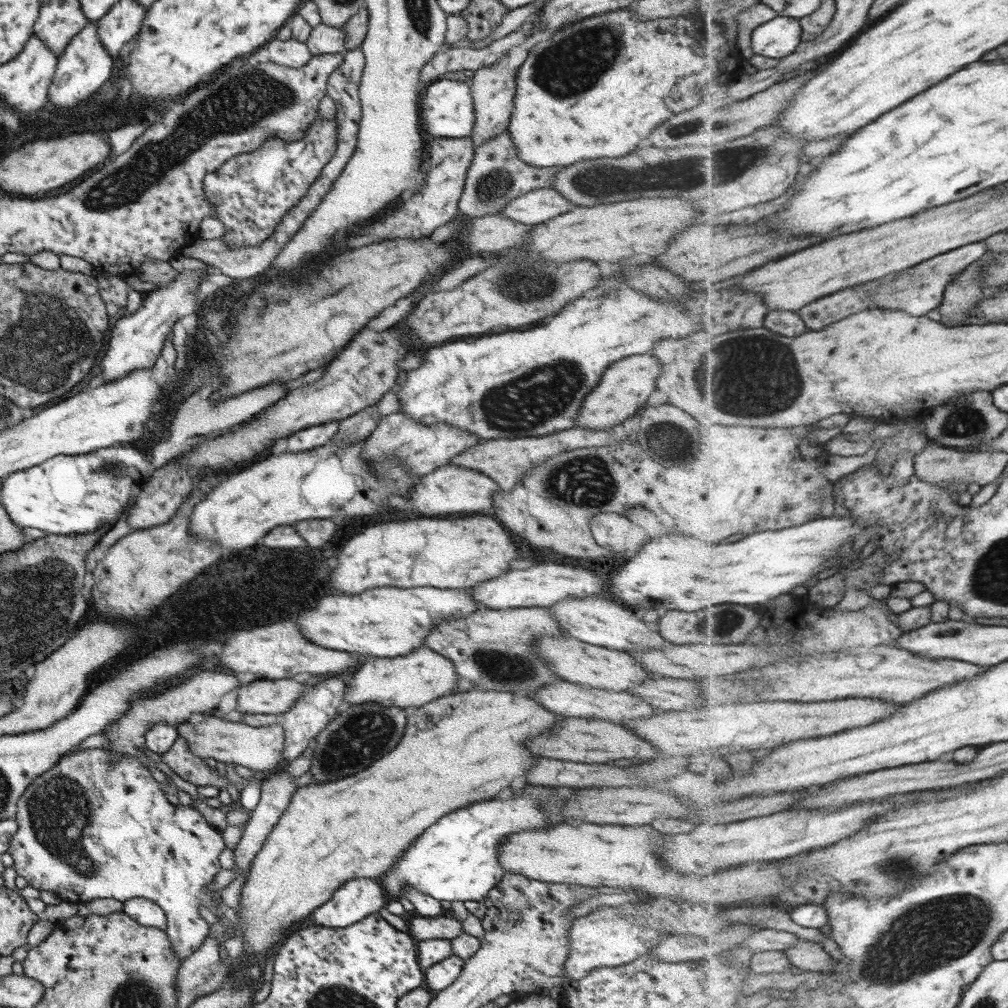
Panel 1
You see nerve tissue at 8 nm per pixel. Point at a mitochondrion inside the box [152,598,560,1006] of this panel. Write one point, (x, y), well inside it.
(368, 731)

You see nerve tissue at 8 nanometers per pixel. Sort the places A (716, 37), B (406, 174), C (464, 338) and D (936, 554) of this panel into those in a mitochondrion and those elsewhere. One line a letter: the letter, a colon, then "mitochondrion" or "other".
A: other
B: other
C: other
D: other

